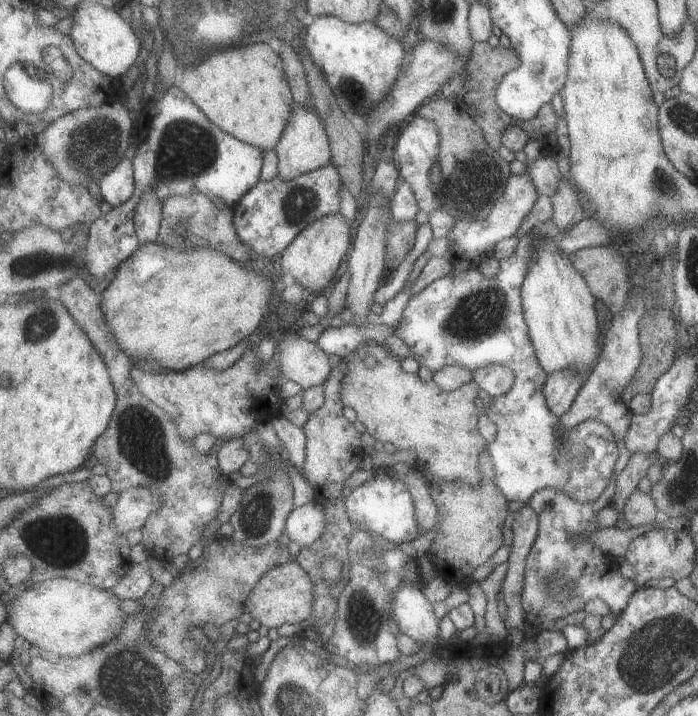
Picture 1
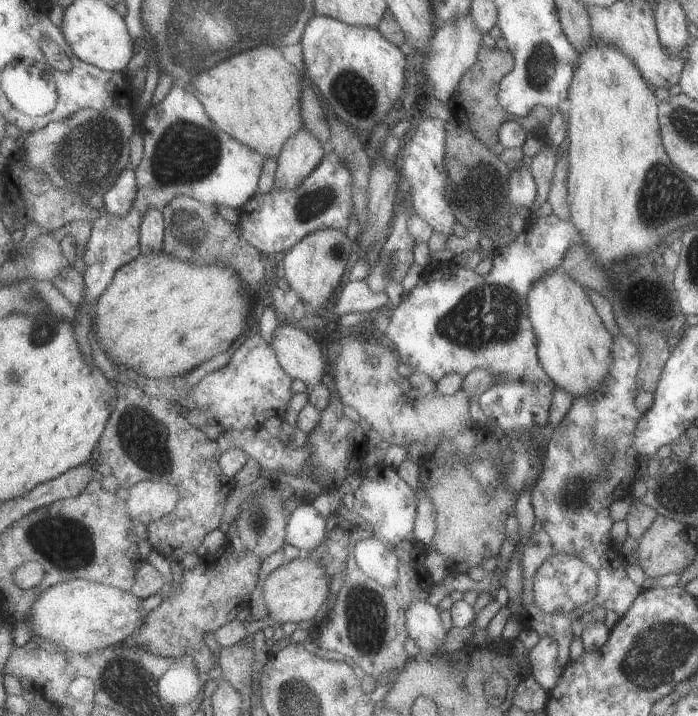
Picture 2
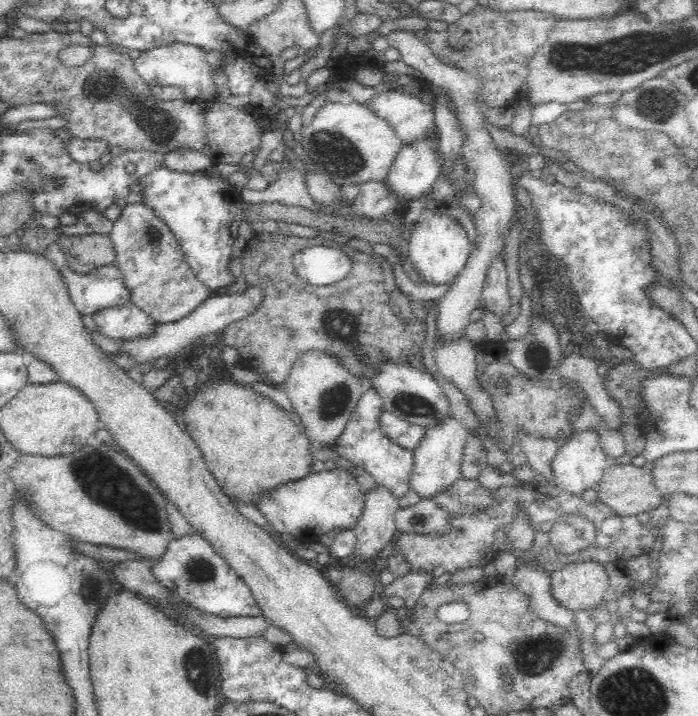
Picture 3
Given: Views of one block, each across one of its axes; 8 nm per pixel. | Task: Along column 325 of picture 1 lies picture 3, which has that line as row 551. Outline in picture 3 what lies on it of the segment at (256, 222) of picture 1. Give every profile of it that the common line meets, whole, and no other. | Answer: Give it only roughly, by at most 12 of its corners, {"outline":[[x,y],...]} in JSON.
{"outline":[[198,532],[174,536],[156,580],[216,616],[262,616]]}

